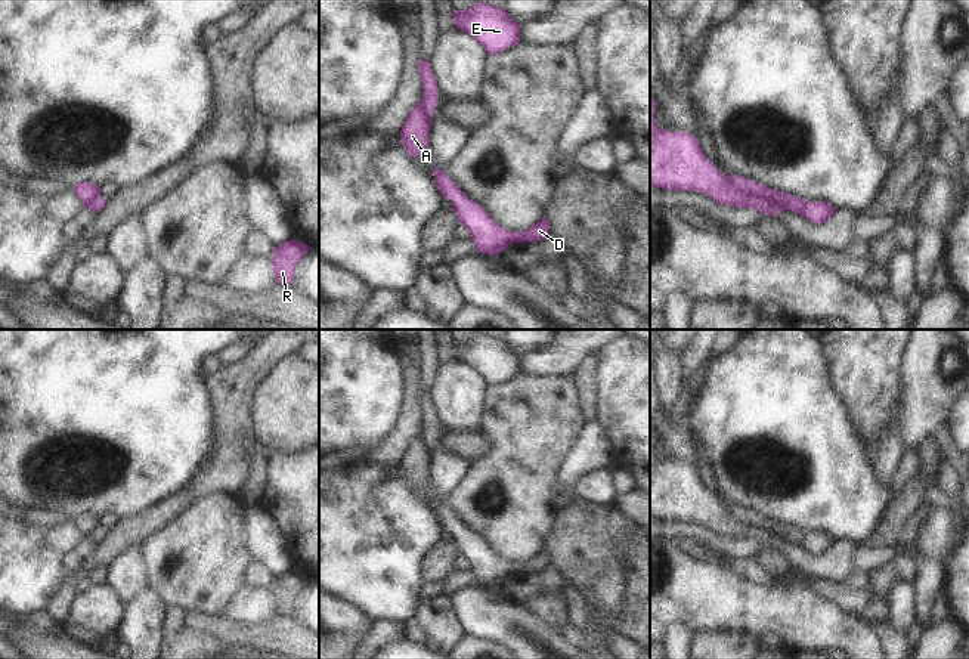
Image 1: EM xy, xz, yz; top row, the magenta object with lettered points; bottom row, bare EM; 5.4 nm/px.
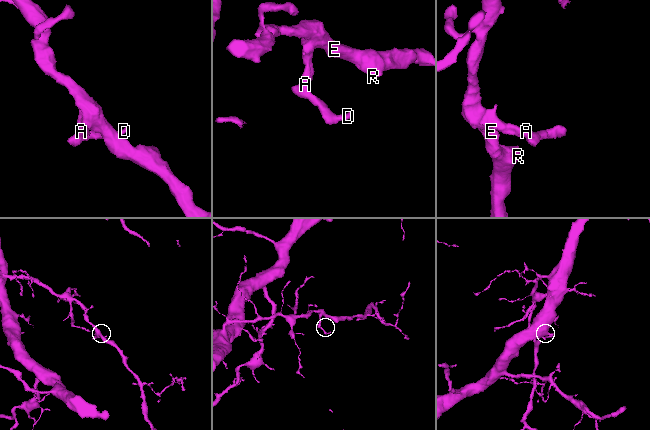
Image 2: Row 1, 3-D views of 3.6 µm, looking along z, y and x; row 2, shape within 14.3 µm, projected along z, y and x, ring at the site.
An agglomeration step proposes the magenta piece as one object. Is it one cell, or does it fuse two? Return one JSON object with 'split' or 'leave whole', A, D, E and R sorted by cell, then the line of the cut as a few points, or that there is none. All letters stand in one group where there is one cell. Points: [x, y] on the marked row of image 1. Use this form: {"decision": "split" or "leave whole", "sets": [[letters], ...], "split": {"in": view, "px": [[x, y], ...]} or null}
{"decision": "split", "sets": [["A", "D"], ["E", "R"]], "split": {"in": "yz", "px": [[730, 181], [739, 189], [767, 197], [780, 210]]}}

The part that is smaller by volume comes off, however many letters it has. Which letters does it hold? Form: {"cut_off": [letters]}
{"cut_off": ["A", "D"]}

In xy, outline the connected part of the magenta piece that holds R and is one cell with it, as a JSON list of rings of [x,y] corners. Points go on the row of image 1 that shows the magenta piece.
[[[295,239],[275,247],[275,254],[270,260],[278,285],[291,285],[295,275],[295,264],[307,251],[309,245]]]

